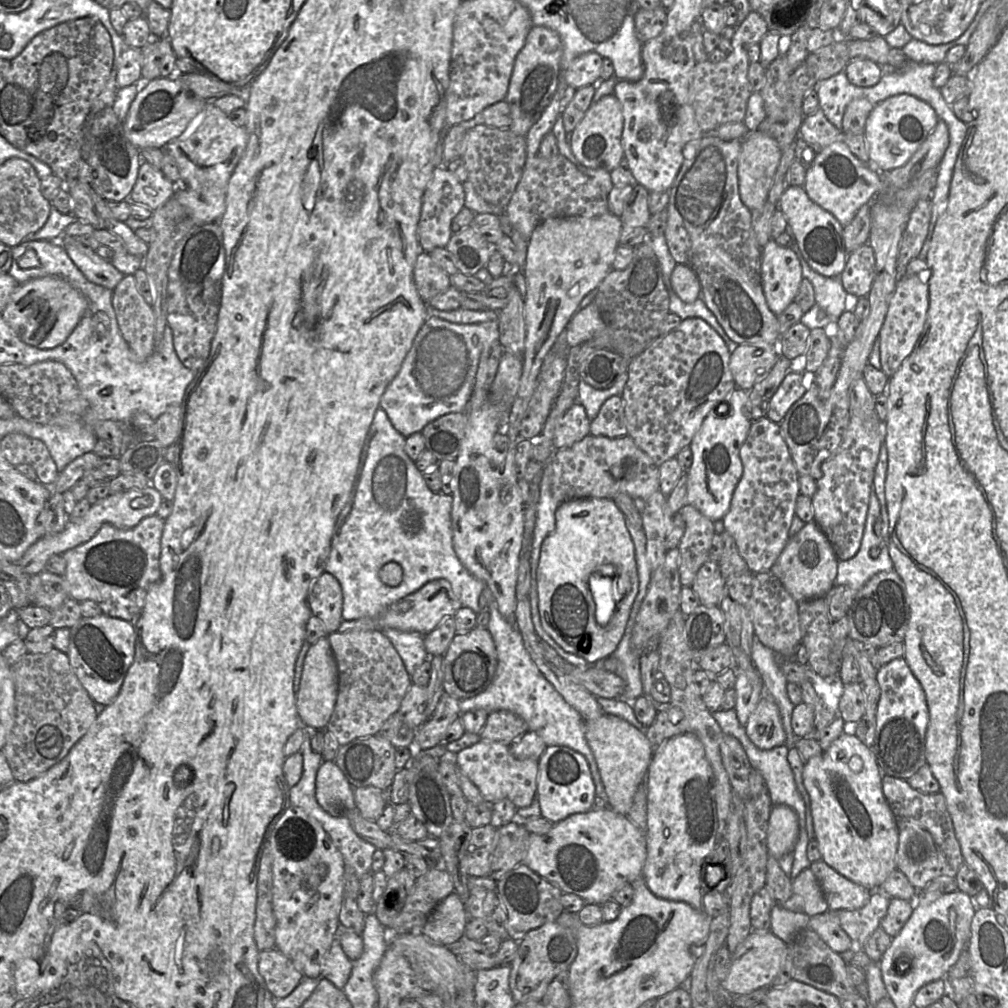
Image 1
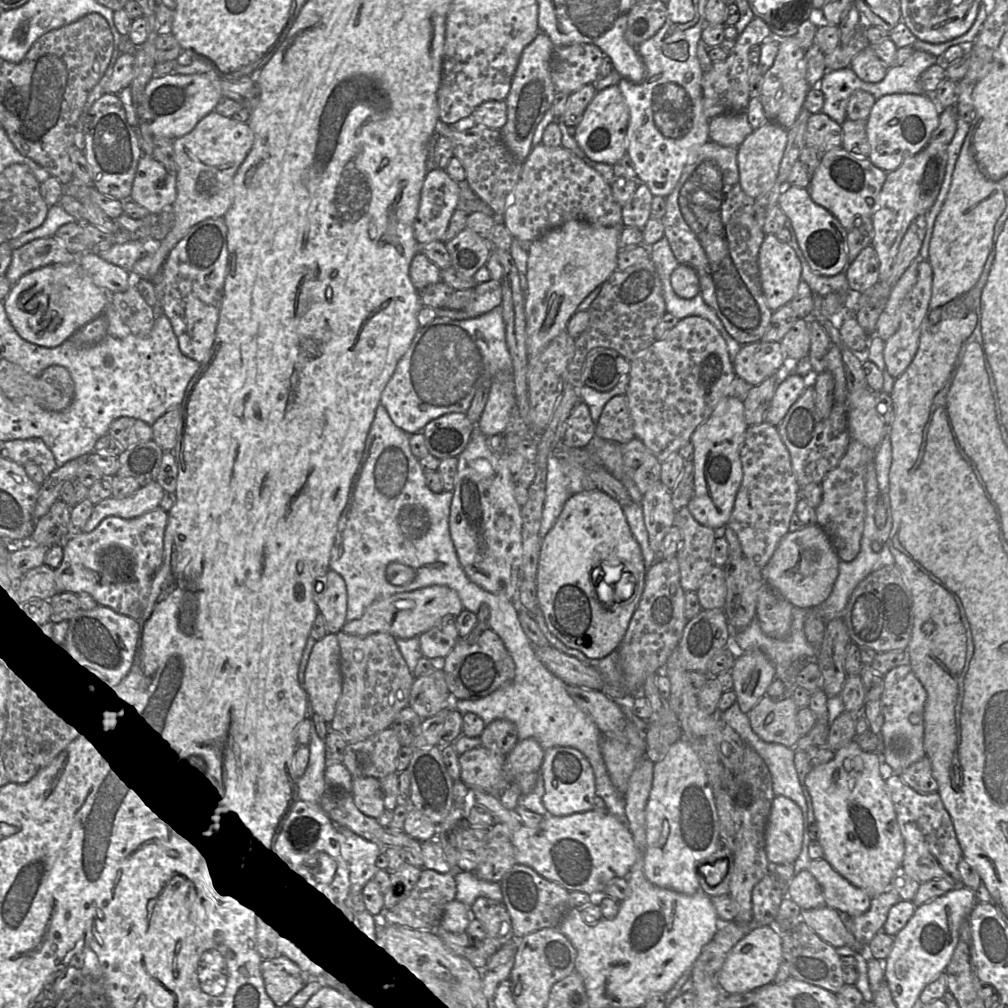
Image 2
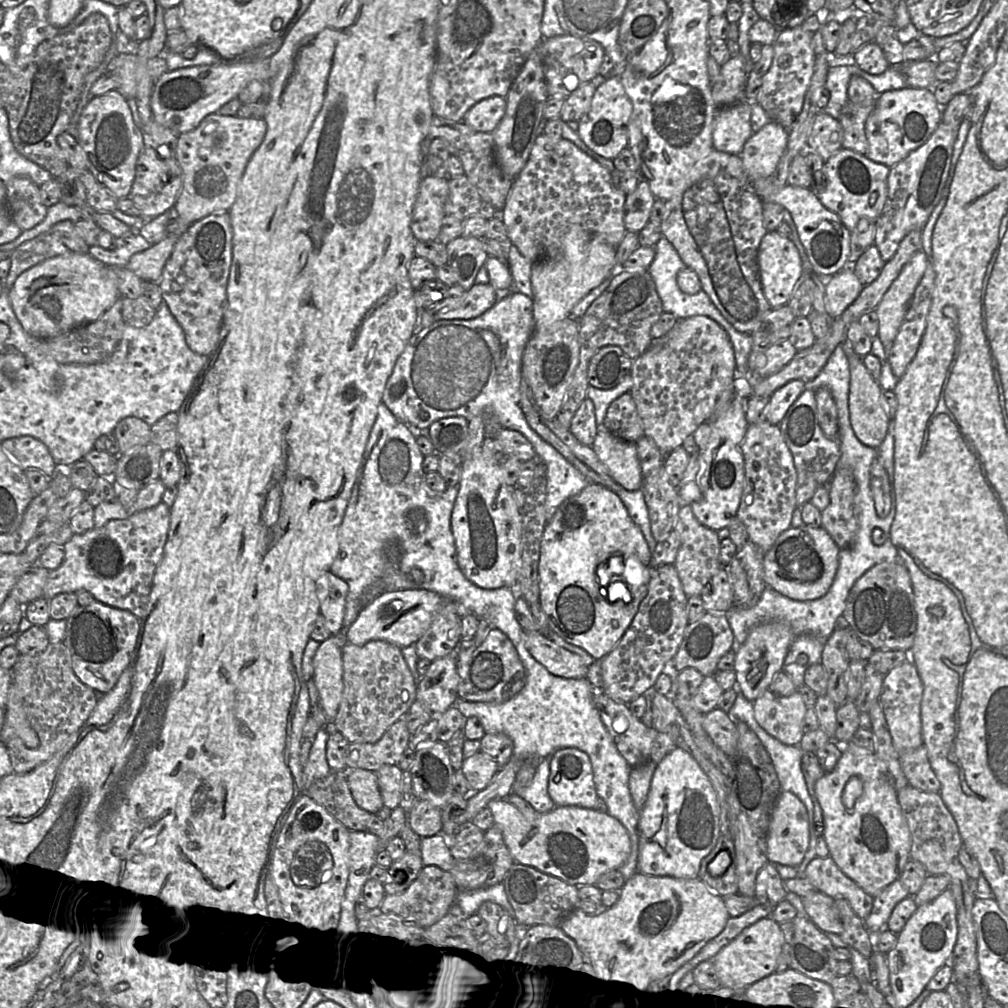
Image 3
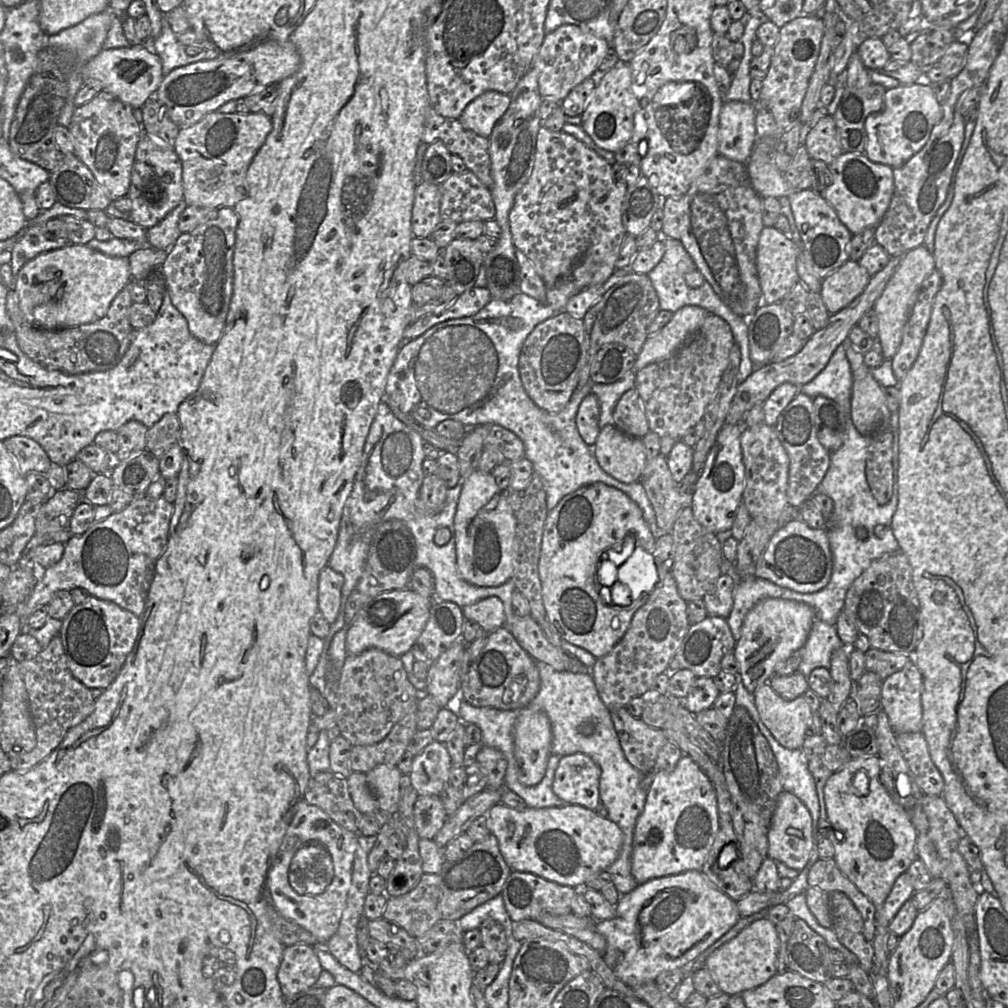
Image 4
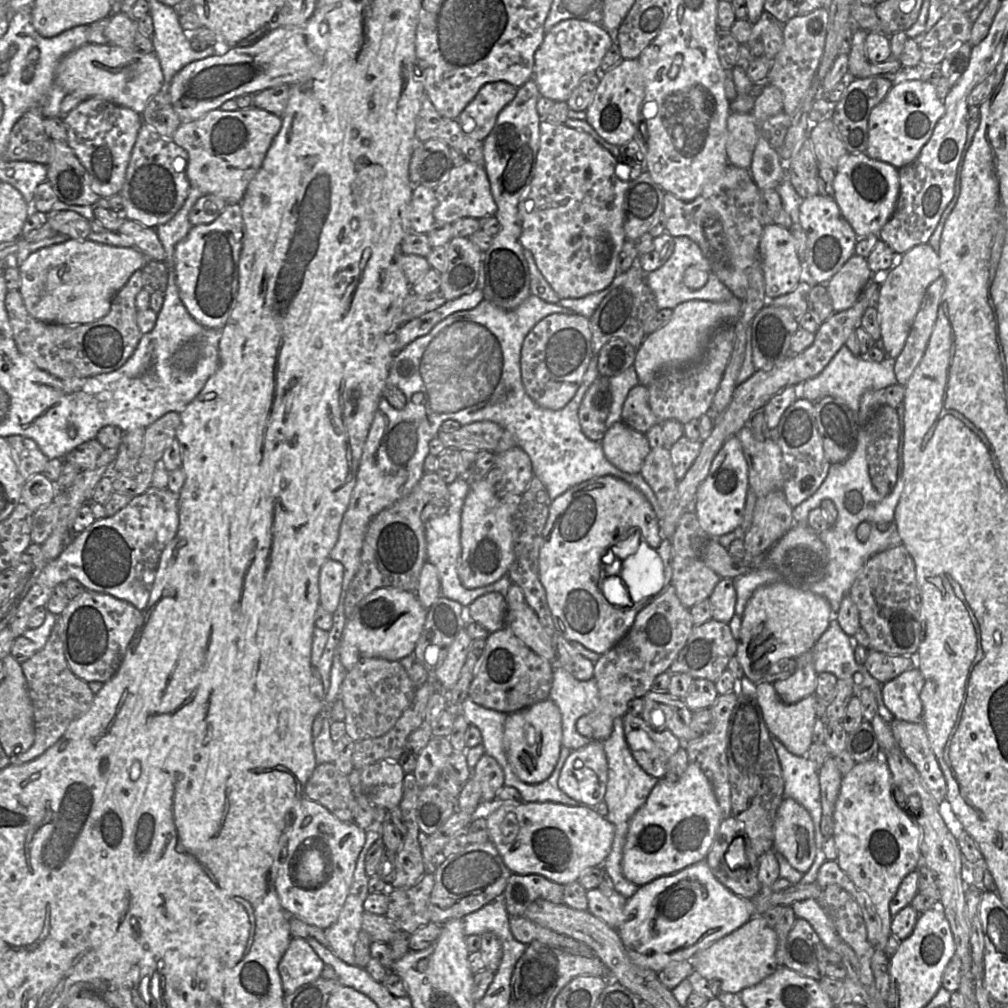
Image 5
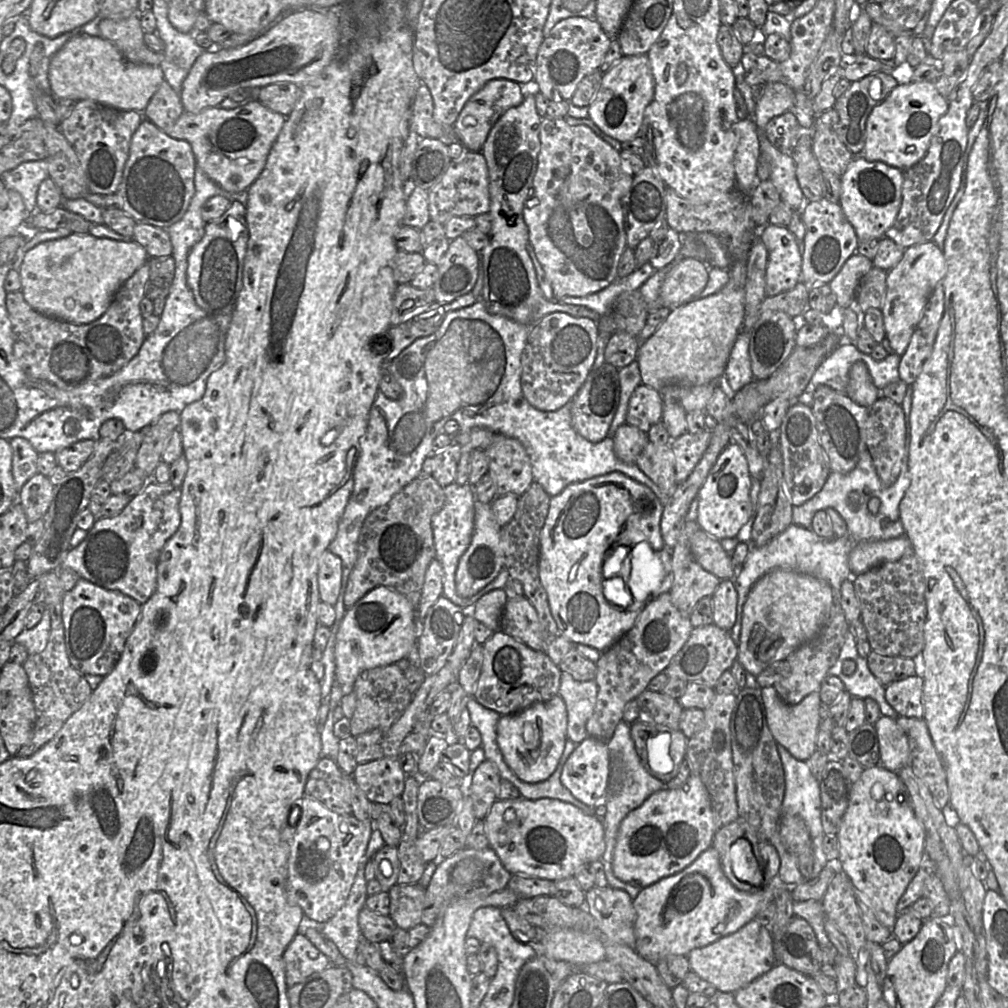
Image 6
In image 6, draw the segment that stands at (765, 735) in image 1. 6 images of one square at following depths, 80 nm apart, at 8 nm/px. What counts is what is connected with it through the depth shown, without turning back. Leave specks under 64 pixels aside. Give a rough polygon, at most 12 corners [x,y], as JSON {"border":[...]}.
{"border":[[761,688],[776,743],[797,760],[817,749],[822,703],[812,692],[796,705]]}

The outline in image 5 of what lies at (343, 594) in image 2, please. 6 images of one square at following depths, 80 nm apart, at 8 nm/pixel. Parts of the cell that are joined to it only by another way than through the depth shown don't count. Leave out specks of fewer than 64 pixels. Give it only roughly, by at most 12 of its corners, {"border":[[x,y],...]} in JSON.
{"border":[[328,558],[319,575],[319,603],[336,610],[343,565]]}

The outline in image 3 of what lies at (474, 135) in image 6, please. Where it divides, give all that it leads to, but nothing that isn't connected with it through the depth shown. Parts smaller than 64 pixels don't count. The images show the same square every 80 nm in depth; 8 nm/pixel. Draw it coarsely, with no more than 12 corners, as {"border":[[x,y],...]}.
{"border":[[503,96],[478,101],[463,121],[492,132],[506,111]]}

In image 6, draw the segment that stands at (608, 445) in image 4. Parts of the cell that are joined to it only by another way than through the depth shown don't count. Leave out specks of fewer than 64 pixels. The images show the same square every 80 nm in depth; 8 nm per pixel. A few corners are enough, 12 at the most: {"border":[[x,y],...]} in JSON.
{"border":[[627,423],[616,430],[613,449],[625,463],[635,463],[649,442]]}

